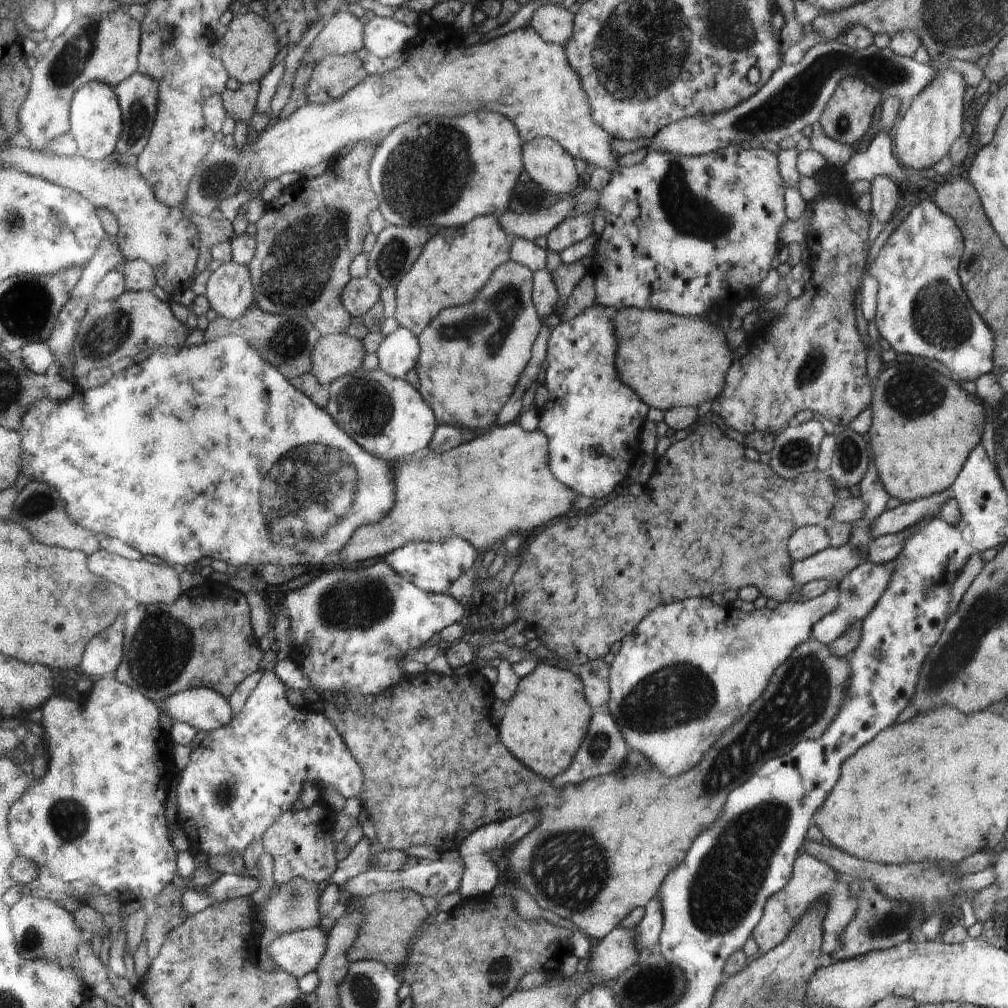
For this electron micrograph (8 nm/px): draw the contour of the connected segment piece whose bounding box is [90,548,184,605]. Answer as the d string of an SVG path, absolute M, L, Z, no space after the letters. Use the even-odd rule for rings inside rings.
M103 548L90 556L90 560L92 560L92 564L90 564L92 570L102 578L107 578L110 582L126 589L133 603L174 604L184 594L182 582L180 582L180 567L152 564L143 558L140 560L122 558L122 556L116 556Z

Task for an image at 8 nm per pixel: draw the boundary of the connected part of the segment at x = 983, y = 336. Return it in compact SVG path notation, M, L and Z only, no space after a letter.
M925 199L915 206L901 224L888 236L870 274L878 281L877 313L874 322L880 337L886 339L896 353L911 354L913 357L938 360L951 372L951 377L960 382L974 382L978 376L993 372L992 350L994 334L962 290L958 280L958 262L962 256L962 235L959 225L951 215L947 215L933 200Z

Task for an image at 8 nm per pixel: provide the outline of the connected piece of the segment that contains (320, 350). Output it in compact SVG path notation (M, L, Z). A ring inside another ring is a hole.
M348 333L322 336L313 350L310 373L329 386L345 374L362 369L366 354L363 342Z

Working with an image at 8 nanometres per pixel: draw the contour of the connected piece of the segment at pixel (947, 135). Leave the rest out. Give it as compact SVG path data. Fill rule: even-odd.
M953 67L939 70L938 76L913 98L908 112L894 124L892 131L893 148L896 158L916 172L934 166L950 153L951 146L962 136L964 122L964 92L966 82L962 74Z

